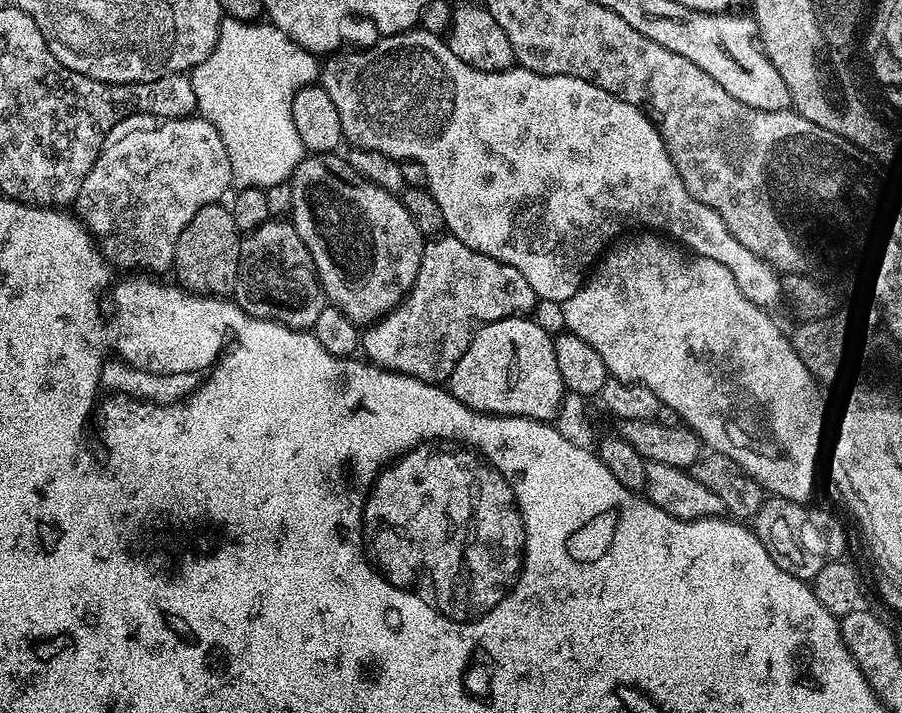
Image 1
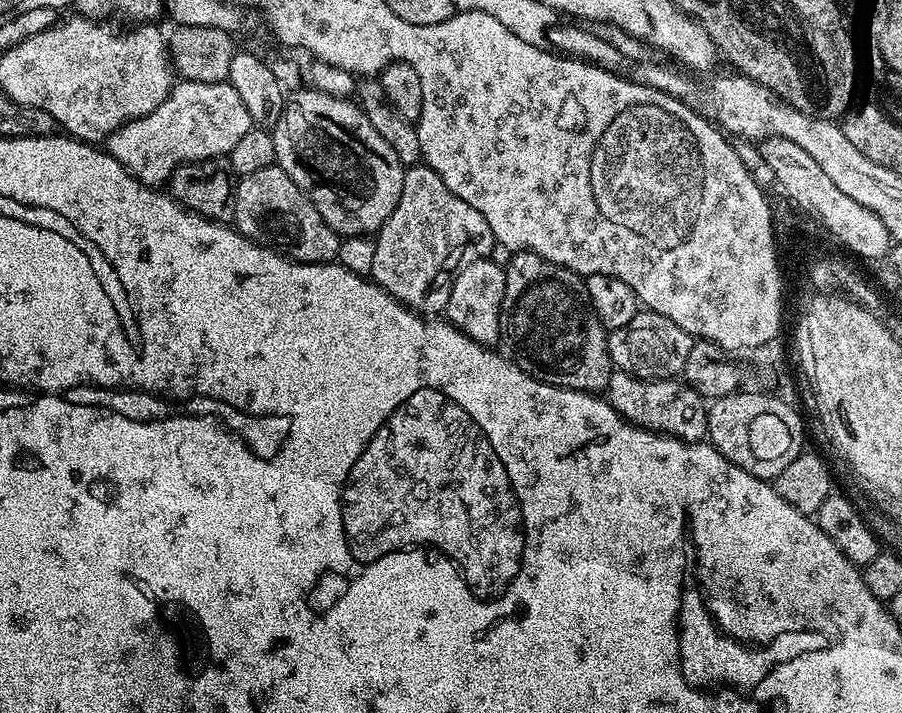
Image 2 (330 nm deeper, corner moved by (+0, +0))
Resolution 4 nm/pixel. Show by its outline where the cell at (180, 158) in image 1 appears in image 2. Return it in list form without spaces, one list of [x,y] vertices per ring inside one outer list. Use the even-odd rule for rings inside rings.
[[[181,79],[173,83],[172,92],[158,106],[158,110],[150,110],[150,114],[138,116],[126,122],[118,130],[109,134],[106,150],[114,159],[124,165],[132,176],[137,176],[143,184],[153,186],[167,185],[174,170],[179,164],[189,164],[195,160],[215,160],[227,157],[234,150],[235,144],[246,135],[254,123],[246,106],[239,98],[237,90],[229,82],[200,82]]]

